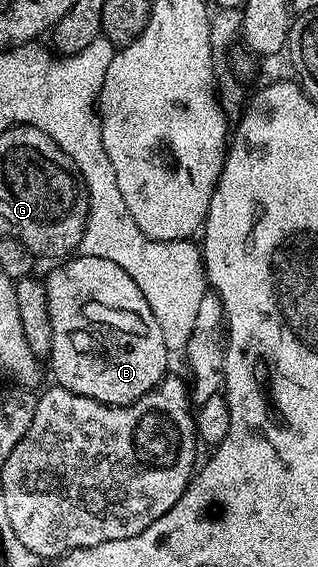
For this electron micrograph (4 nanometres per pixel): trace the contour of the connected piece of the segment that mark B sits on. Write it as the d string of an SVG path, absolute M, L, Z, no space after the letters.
M76 254L57 264L60 265L49 276L46 276L44 280L46 298L50 306L50 326L54 330L50 363L52 363L52 372L56 375L55 383L74 394L82 394L86 398L94 398L103 404L133 404L135 400L142 398L150 390L158 387L169 371L168 359L170 359L170 353L166 342L162 342L162 329L158 327L158 321L154 319L154 314L150 311L150 302L146 302L146 298L142 298L142 290L138 290L138 285L134 283L134 278L130 278L130 274L126 274L126 270L122 270L122 266L118 266L115 262L110 262L110 258L94 258L93 256Z

